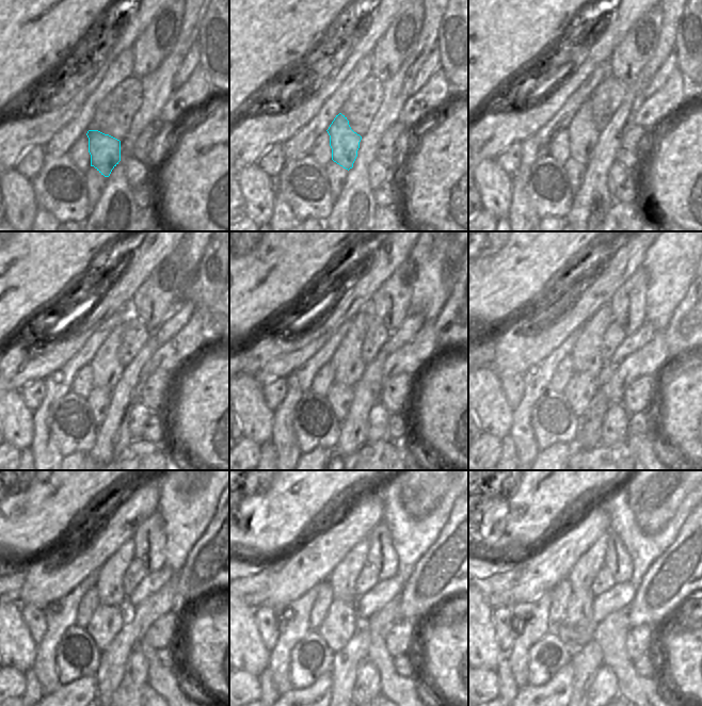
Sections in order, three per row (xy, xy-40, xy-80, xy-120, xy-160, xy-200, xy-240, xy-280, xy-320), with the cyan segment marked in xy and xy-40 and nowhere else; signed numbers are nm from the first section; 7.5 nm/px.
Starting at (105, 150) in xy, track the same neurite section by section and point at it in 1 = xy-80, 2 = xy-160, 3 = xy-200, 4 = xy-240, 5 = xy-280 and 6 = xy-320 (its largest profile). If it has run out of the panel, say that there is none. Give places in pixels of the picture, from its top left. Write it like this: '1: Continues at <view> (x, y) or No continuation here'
1: Continues at xy-80 (583, 134)
2: Continues at xy-160 (348, 365)
3: Continues at xy-200 (586, 354)
4: Continues at xy-240 (109, 586)
5: Continues at xy-280 (342, 578)
6: Continues at xy-320 (581, 575).

